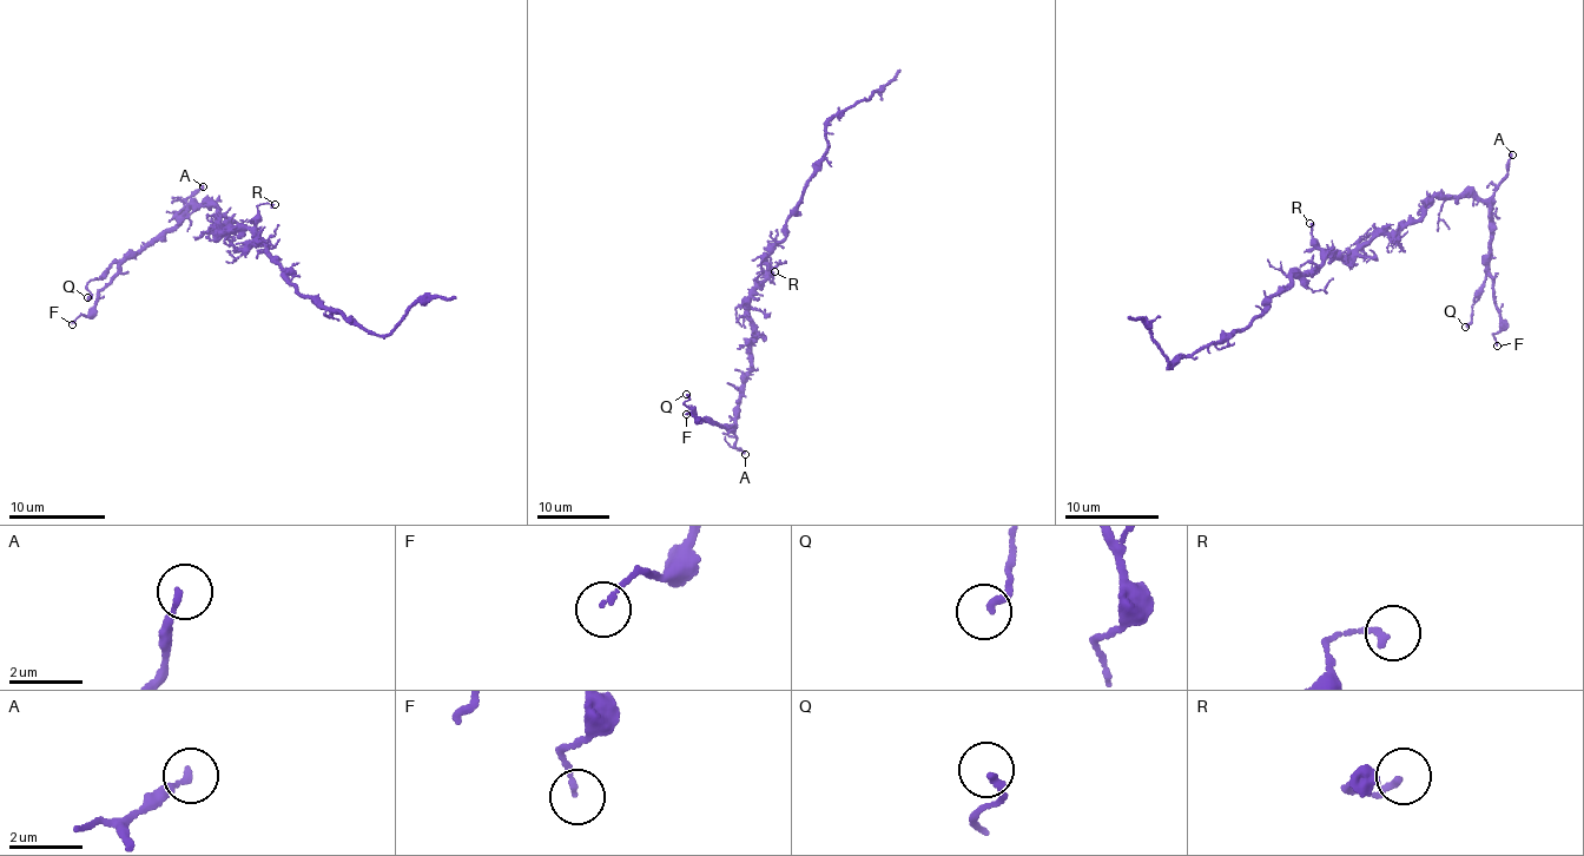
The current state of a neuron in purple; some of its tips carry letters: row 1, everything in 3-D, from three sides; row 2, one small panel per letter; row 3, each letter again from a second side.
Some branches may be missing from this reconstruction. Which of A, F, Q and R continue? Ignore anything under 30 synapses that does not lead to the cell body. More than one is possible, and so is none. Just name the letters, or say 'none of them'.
none of them

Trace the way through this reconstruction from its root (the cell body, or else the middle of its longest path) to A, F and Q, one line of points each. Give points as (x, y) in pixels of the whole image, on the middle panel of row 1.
A: (767, 276), (750, 300), (747, 311), (753, 327), (751, 366), (741, 384), (733, 432), (736, 447), (745, 454)
F: (767, 276), (750, 300), (751, 366), (736, 425), (721, 426), (686, 414)
Q: (767, 276), (750, 300), (751, 366), (736, 425), (698, 417), (684, 405), (686, 394)

